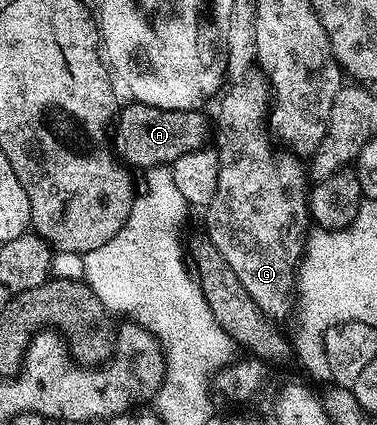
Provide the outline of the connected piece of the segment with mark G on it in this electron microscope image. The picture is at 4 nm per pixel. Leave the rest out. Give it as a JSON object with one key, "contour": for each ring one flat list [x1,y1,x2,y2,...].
{"contour":[[250,77,242,80,241,83,234,83,220,96,221,112,217,115,217,123,215,119,215,139,217,135,218,143,215,144,217,152,218,177,217,188,215,189,215,197,209,202,207,210,204,212,207,234,210,241,215,245,215,249,219,249,219,253,227,261,227,265,231,265,231,269,235,269,235,277,239,277,239,281,243,281,243,289,247,289,247,293,251,295,254,302,261,307,266,316,281,315,289,307,289,294,294,294,295,280,299,275,299,268,305,254,305,246,311,234,311,216,309,213,309,197,307,194,307,183,305,187,305,171,297,163,276,163,273,160,273,151,269,148,271,144,270,136,267,134,267,87,260,78]]}

